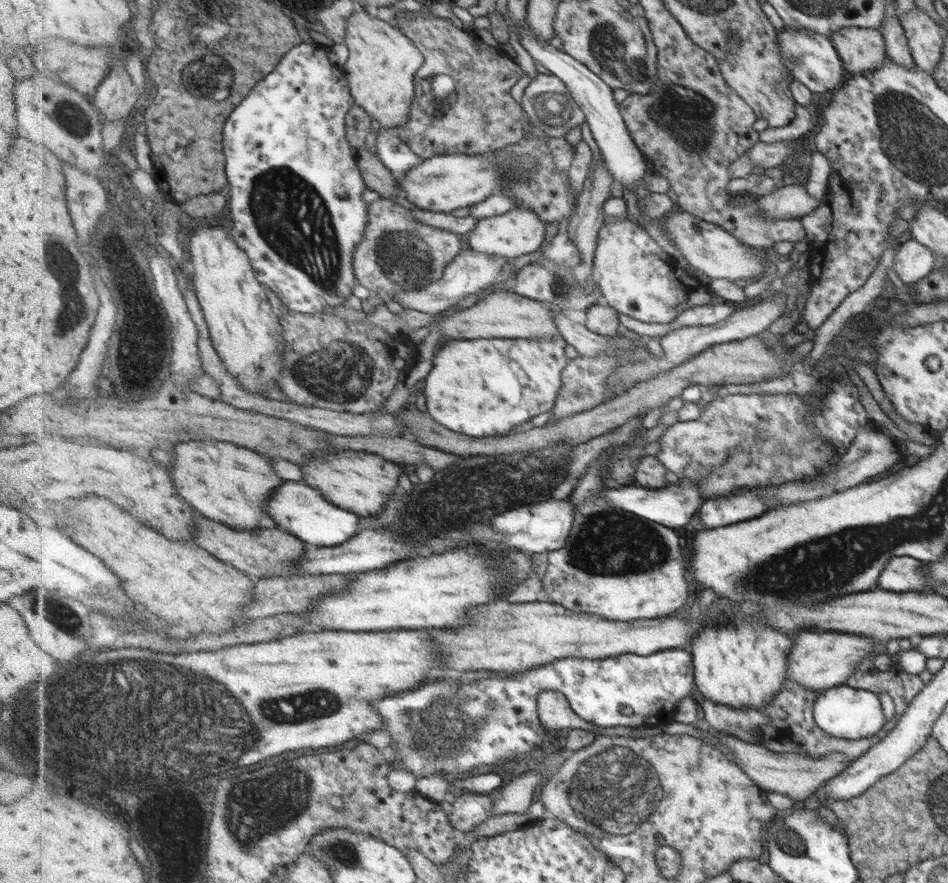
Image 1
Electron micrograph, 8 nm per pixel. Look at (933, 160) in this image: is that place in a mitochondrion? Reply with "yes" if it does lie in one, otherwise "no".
yes

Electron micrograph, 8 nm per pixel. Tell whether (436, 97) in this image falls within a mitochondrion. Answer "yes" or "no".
yes

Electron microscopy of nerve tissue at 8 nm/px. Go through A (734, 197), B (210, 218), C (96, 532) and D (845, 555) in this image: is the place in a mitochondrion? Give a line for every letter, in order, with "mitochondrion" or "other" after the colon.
A: other
B: other
C: other
D: mitochondrion

